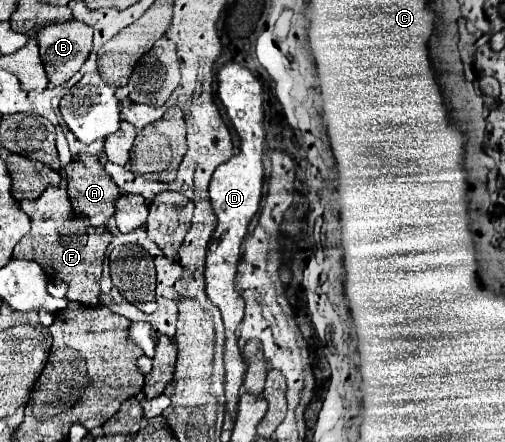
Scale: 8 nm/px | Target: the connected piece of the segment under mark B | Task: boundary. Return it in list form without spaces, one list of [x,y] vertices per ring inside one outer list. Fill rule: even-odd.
[[[80,21],[48,25],[38,31],[36,39],[52,85],[64,85],[92,51],[92,27]]]

